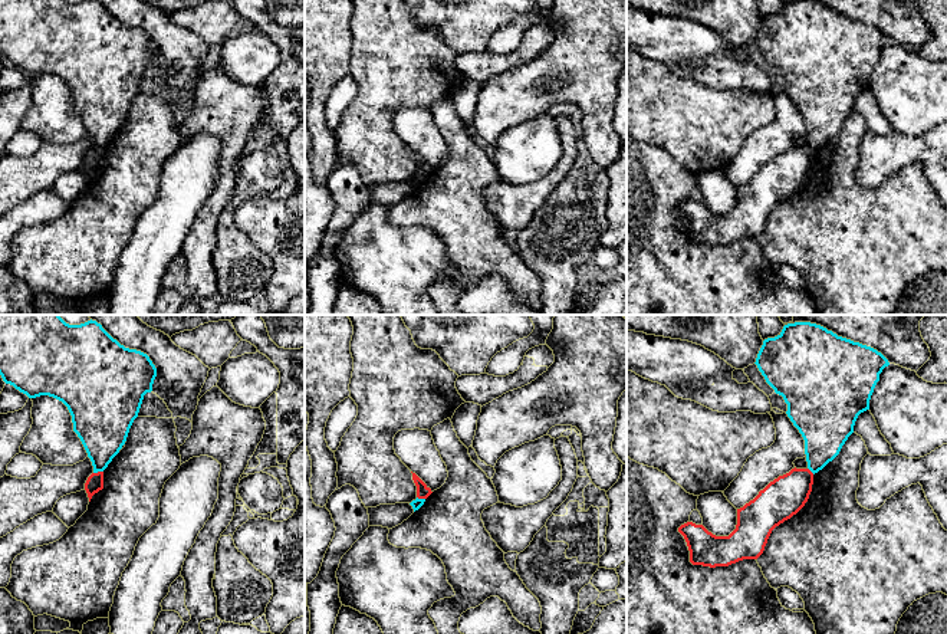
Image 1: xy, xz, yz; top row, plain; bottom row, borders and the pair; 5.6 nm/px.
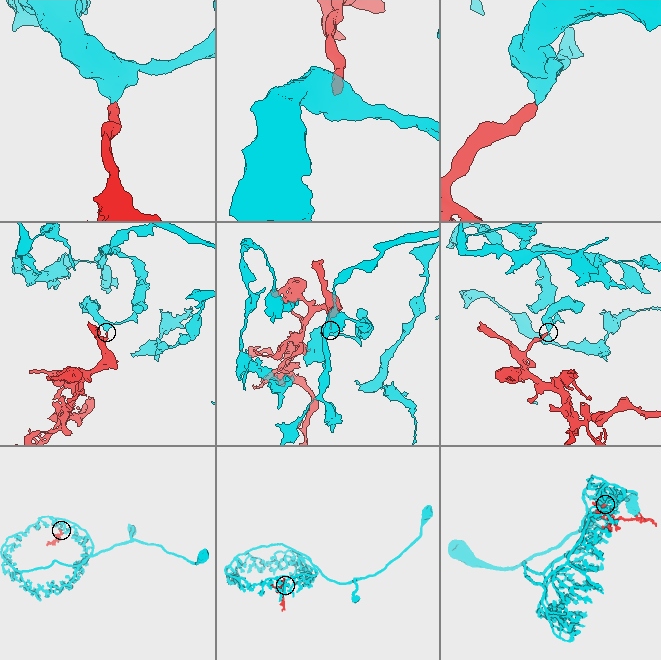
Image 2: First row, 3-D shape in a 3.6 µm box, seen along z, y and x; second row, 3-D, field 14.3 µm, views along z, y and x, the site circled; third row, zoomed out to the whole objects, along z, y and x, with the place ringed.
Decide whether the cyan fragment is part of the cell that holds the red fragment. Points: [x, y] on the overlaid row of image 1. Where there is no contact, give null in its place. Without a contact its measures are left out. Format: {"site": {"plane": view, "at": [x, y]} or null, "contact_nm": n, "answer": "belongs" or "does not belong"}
{"site": {"plane": "xy", "at": [98, 472]}, "contact_nm": 60, "answer": "does not belong"}

